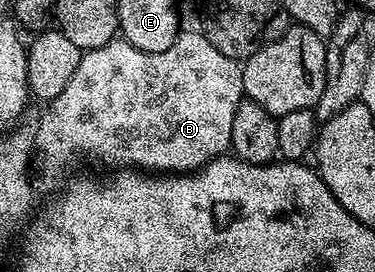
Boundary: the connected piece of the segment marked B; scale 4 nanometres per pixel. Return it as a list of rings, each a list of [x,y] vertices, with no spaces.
[[[184,30],[175,38],[173,45],[169,45],[169,49],[161,53],[145,53],[129,45],[127,39],[116,37],[110,39],[105,45],[101,45],[101,49],[83,52],[73,77],[69,77],[69,85],[65,85],[65,89],[61,89],[61,93],[57,93],[57,97],[50,100],[49,105],[44,106],[47,108],[44,109],[43,116],[38,116],[35,125],[34,154],[38,158],[40,155],[44,165],[52,167],[55,171],[61,170],[66,163],[71,163],[82,155],[91,159],[96,151],[100,161],[105,166],[111,167],[107,169],[142,169],[147,173],[190,173],[200,170],[206,163],[219,158],[220,155],[228,154],[233,133],[233,113],[237,111],[237,105],[243,102],[244,98],[242,66],[236,60],[225,57],[225,53],[221,53],[221,49],[217,49],[217,45],[209,42],[198,30]]]

